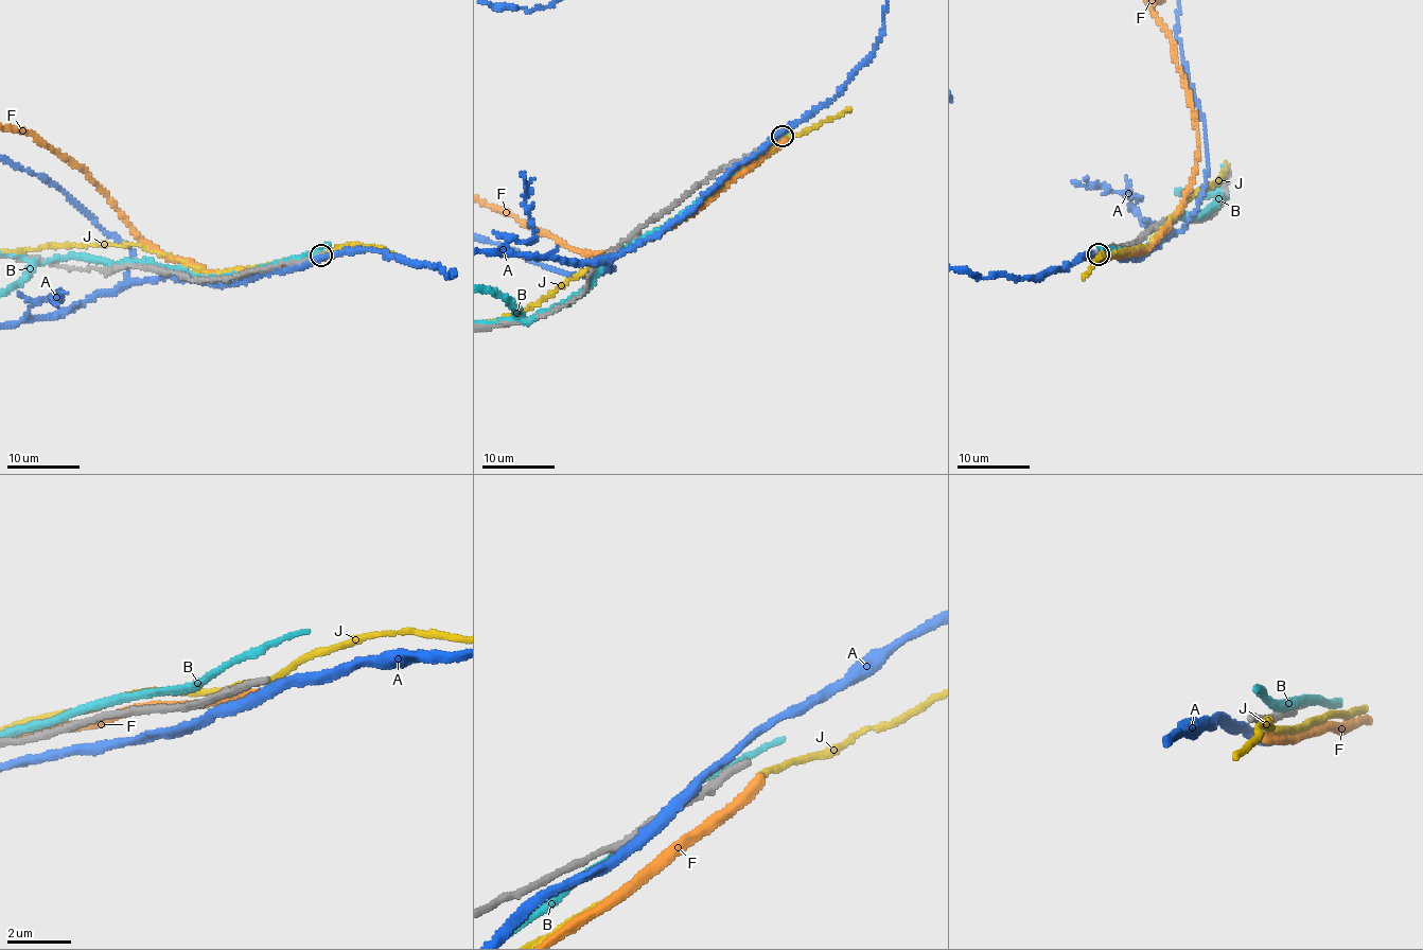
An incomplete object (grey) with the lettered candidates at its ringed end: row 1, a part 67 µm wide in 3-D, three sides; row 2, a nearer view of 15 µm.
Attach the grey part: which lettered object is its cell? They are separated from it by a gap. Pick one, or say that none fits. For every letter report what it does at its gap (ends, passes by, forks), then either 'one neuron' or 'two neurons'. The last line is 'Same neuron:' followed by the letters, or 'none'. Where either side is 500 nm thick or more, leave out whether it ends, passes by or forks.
A: it passes by; two neurons
B: it passes by; two neurons
F: it ends; two neurons
J: it passes by; two neurons
Same neuron: none

